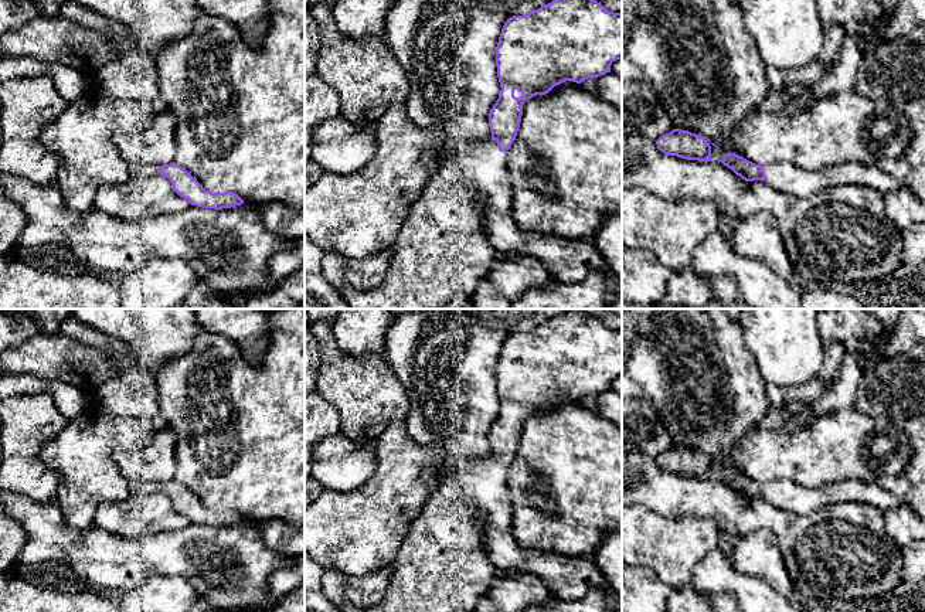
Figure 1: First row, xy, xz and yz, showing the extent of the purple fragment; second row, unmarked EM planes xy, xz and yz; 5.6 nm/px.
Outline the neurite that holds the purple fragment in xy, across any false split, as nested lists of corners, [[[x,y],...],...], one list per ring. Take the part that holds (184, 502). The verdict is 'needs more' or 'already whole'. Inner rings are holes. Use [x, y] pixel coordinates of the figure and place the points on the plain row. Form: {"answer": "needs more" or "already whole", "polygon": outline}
{"answer": "needs more", "polygon": [[[174,479],[163,483],[143,482],[136,484],[135,489],[144,493],[166,493],[173,507],[191,523],[222,527],[244,521],[244,517],[232,509],[211,510],[205,507],[195,494]]]}

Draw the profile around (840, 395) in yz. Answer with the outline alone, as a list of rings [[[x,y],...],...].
[[[847,351],[836,377],[824,394],[812,402],[785,402],[785,421],[776,431],[795,432],[823,415],[854,407],[858,382],[864,374],[861,361],[866,356]]]

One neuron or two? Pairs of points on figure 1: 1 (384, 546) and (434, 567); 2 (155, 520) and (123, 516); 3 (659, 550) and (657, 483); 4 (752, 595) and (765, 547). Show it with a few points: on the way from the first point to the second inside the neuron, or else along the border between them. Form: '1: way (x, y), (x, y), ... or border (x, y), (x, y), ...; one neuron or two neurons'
1: border (412, 522), (391, 563); two neurons
2: way (148, 516), (131, 516); one neuron
3: border (636, 503), (669, 517), (690, 517); two neurons
4: border (730, 557), (741, 573), (761, 577), (785, 595); two neurons

